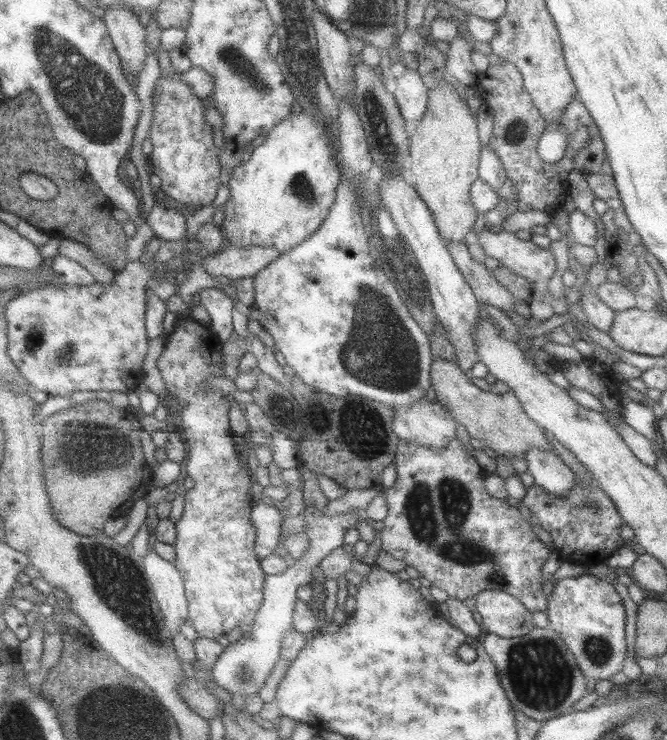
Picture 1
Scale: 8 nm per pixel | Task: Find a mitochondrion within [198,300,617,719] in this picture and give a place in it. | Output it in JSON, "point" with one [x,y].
{"point":[435,513]}

